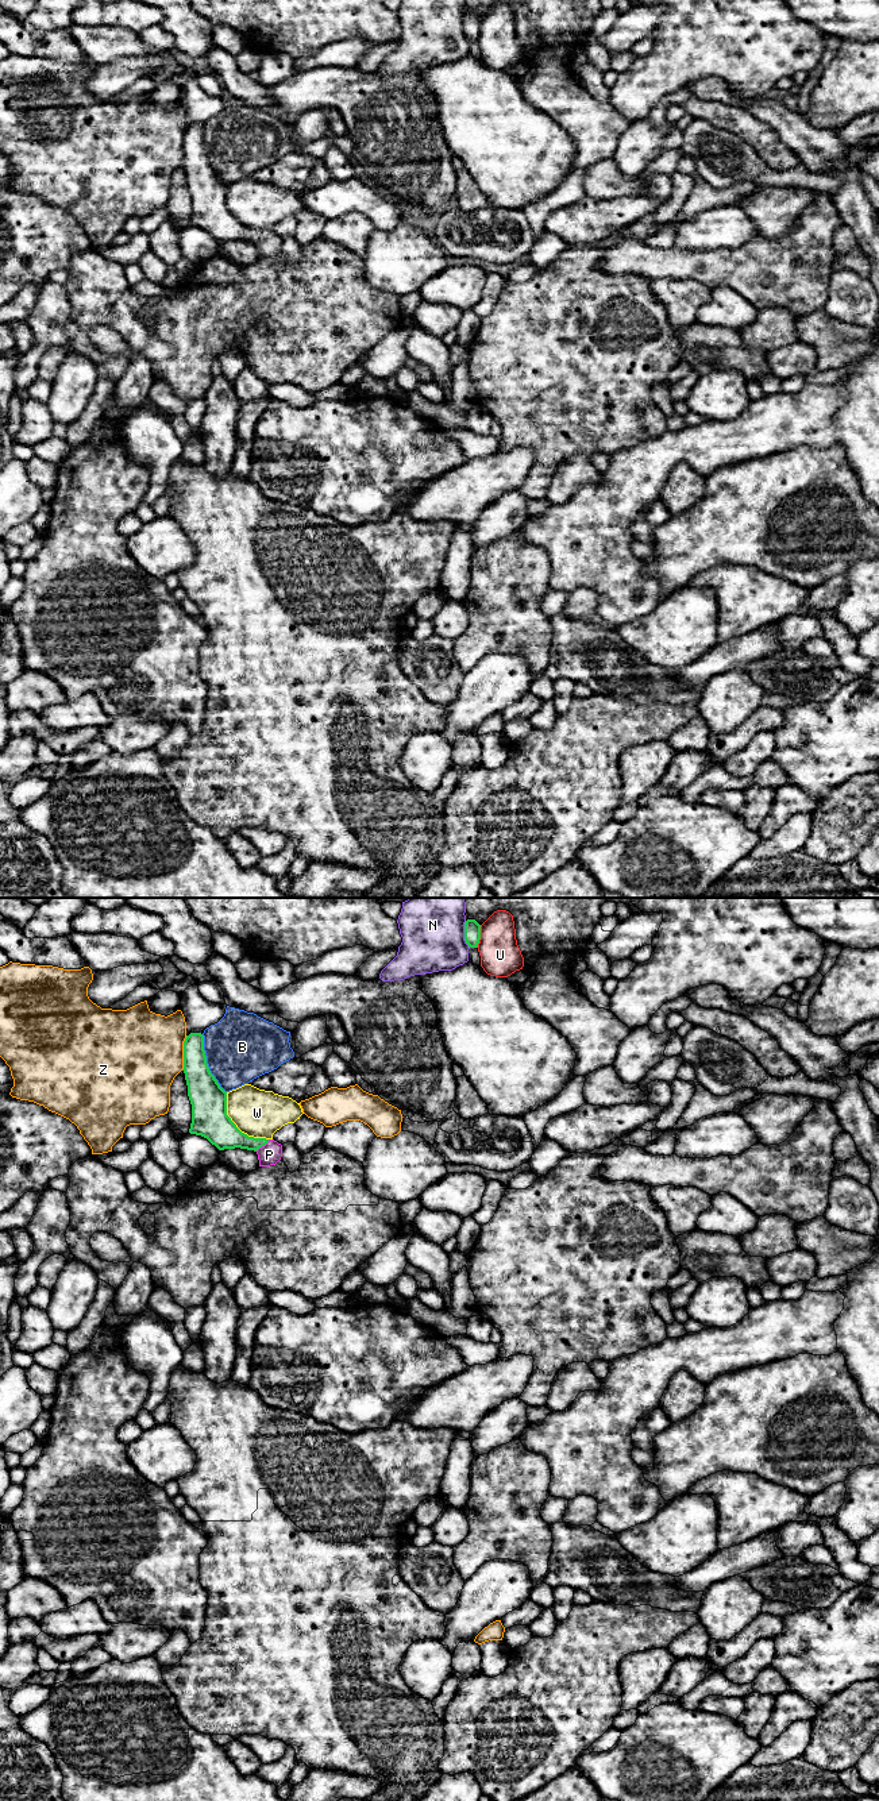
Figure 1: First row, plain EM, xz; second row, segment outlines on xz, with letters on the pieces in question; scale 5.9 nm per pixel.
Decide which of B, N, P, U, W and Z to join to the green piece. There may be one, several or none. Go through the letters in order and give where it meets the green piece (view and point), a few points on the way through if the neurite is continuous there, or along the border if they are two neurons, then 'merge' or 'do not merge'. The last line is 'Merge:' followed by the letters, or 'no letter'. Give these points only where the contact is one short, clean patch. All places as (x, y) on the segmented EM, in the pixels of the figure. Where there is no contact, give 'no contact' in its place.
B: xz (207, 1064) | do not merge
N: xz (465, 934) | do not merge
P: xz (262, 1145) | across xz (223, 1133), (246, 1142), (262, 1145), (269, 1154) | merge
U: xz (480, 936) | do not merge
W: xz (235, 1125) | do not merge
Z: xz (184, 1053) | do not merge
Merge: P

